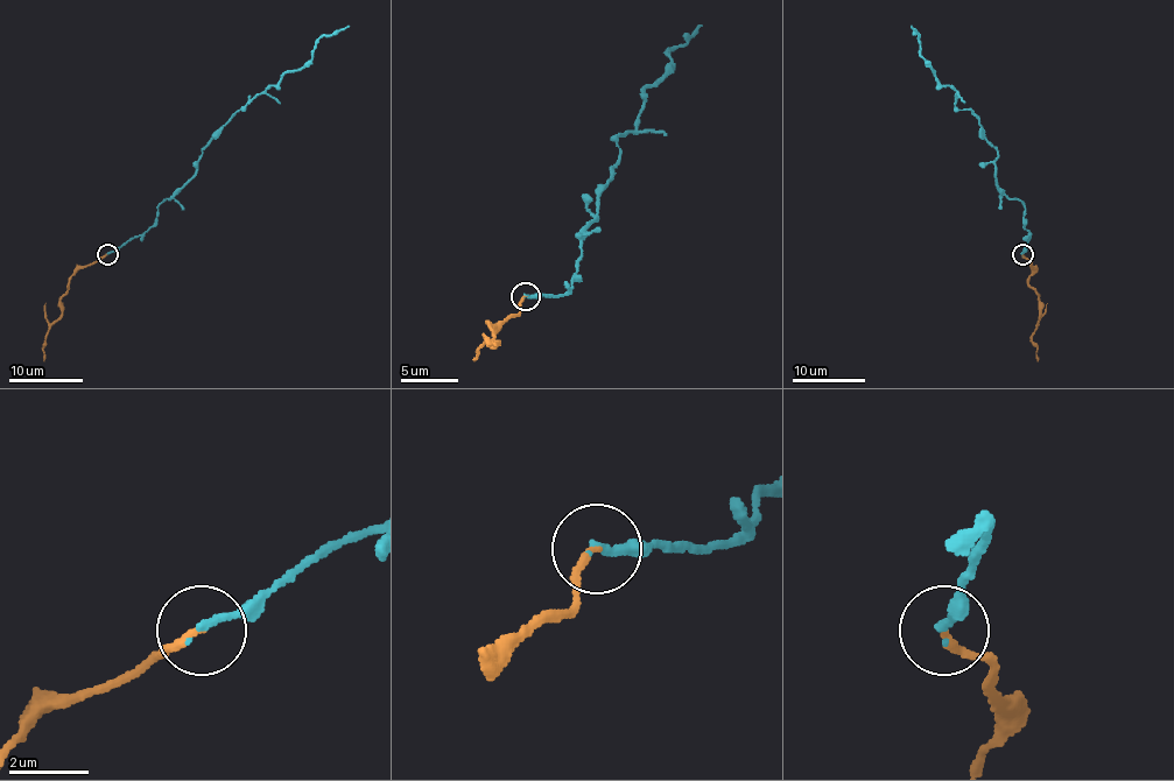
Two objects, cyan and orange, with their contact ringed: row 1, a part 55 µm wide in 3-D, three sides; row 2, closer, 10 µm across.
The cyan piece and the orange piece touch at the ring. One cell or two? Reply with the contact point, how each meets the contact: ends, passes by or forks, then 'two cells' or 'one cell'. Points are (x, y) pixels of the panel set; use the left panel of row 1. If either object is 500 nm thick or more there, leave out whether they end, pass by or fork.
at (107, 254); cyan ends there; orange ends there; one cell

